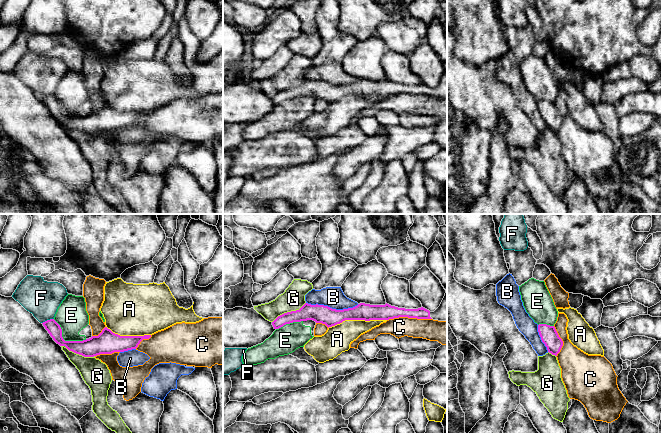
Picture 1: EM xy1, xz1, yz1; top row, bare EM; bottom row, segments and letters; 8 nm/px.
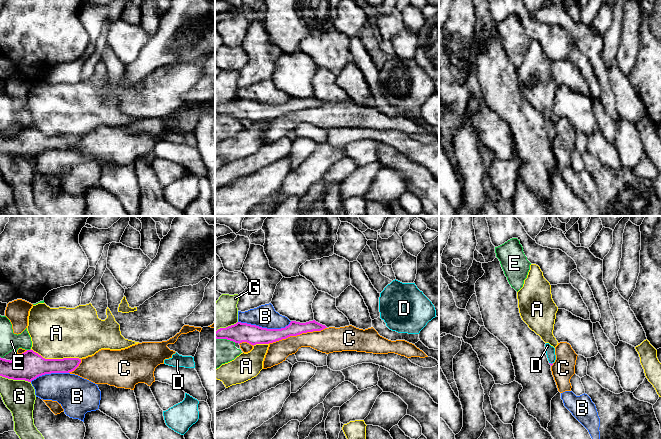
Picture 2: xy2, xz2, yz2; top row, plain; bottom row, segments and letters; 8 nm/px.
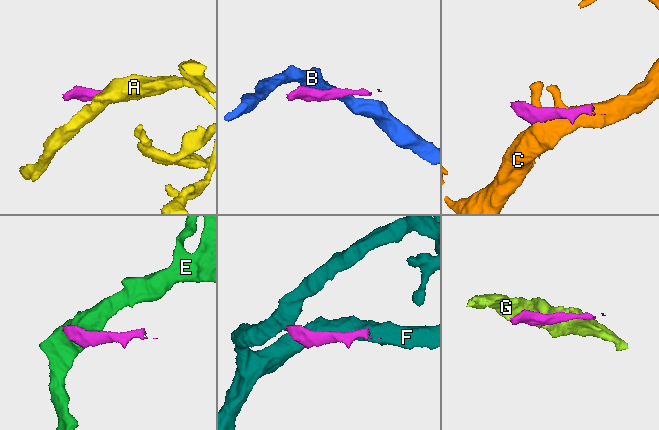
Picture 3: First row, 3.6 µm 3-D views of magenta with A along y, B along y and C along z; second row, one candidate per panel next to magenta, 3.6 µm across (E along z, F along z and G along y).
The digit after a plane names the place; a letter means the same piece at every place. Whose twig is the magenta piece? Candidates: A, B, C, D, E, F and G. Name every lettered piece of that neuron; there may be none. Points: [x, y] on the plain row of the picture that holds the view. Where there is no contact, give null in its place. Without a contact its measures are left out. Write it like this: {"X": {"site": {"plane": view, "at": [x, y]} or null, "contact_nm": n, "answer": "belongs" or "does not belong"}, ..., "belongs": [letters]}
{"A": {"site": {"plane": "xz1", "at": [357, 95]}, "contact_nm": 480, "answer": "does not belong"}, "B": {"site": {"plane": "xz2", "at": [265, 104]}, "contact_nm": 440, "answer": "does not belong"}, "C": {"site": {"plane": "xz2", "at": [297, 110]}, "contact_nm": 480, "answer": "does not belong"}, "D": {"site": {"plane": "yz2", "at": [550, 139]}, "contact_nm": 30, "answer": "belongs"}, "E": {"site": {"plane": "xy1", "at": [64, 116]}, "contact_nm": 320, "answer": "does not belong"}, "F": {"site": {"plane": "xy1", "at": [47, 96]}, "contact_nm": 100, "answer": "does not belong"}, "G": {"site": {"plane": "xz1", "at": [288, 88]}, "contact_nm": 320, "answer": "does not belong"}, "belongs": ["D"]}

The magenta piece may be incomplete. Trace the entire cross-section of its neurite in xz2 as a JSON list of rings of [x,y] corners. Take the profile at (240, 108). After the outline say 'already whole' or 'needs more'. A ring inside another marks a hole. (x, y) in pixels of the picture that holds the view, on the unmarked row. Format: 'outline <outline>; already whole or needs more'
outline [[[315,96],[306,99],[291,97],[288,102],[281,105],[267,105],[256,101],[237,98],[226,104],[220,104],[215,108],[216,115],[227,115],[235,119],[247,118],[251,121],[269,120],[290,112],[302,109],[321,107],[327,104]]]; already whole

